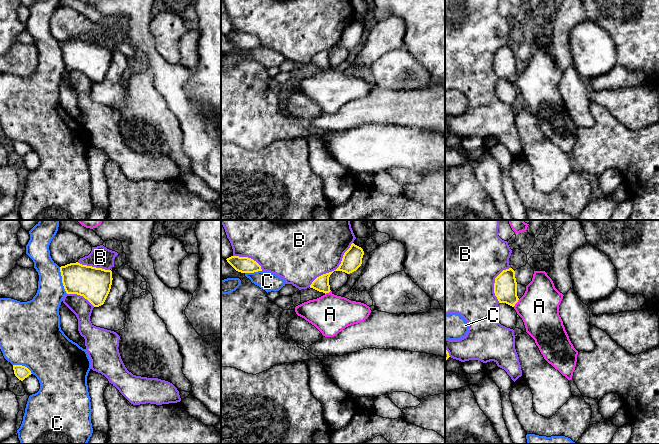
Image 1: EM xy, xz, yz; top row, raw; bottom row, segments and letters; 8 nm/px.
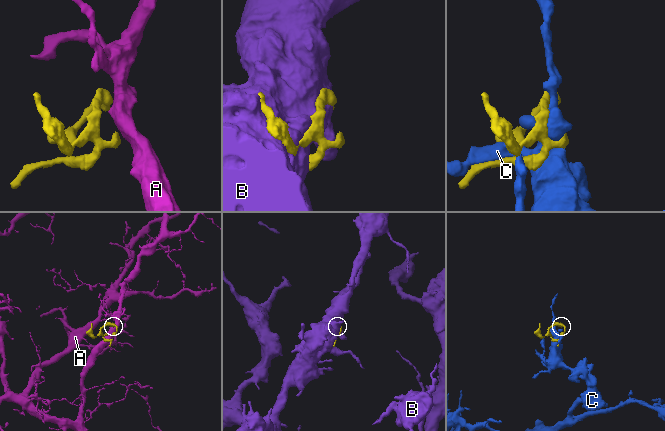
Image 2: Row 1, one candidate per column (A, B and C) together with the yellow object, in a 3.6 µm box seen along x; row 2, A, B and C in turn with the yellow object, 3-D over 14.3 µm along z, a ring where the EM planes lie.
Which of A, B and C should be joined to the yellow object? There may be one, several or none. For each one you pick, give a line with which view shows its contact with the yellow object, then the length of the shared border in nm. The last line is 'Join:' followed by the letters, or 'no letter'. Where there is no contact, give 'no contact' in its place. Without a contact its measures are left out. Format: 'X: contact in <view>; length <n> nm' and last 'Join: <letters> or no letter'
A: contact in yz; length 80 nm
Join: A

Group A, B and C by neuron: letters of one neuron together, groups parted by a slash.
A / B / C

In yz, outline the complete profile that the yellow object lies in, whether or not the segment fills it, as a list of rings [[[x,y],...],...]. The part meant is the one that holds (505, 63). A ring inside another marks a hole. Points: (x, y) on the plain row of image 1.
[[[512,44],[503,46],[495,54],[494,69],[499,79],[506,79],[516,86],[544,135],[571,156],[578,127],[571,119],[559,91],[564,71],[555,64],[547,49],[534,47],[532,57],[519,75],[515,47]]]

